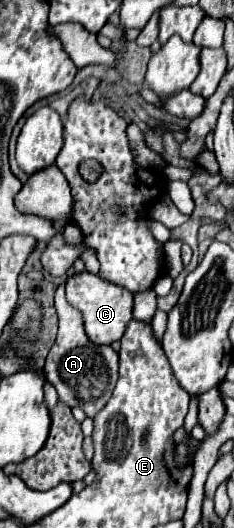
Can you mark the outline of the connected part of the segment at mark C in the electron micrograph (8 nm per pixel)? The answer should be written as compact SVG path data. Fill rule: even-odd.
M85 271L79 275L67 277L65 293L67 293L67 301L83 313L85 331L93 343L111 345L113 341L119 341L123 337L127 323L131 321L131 311L133 311L133 293L131 291Z

